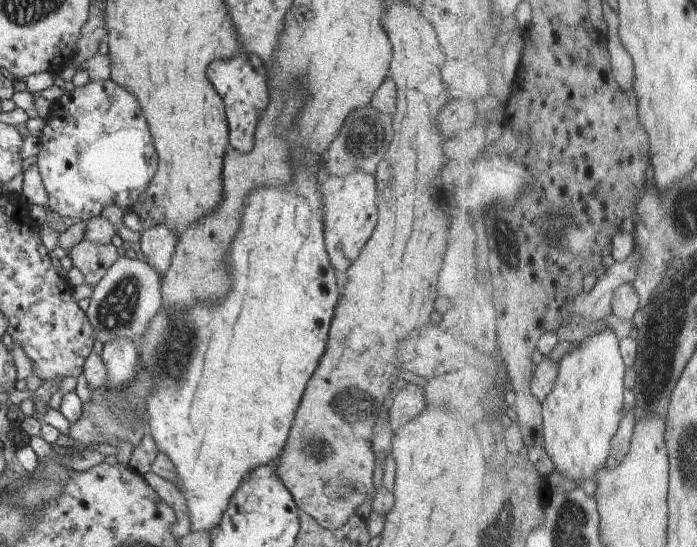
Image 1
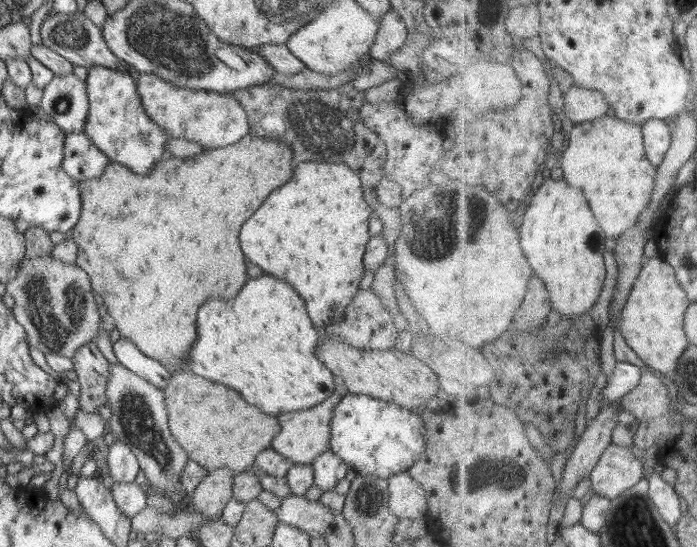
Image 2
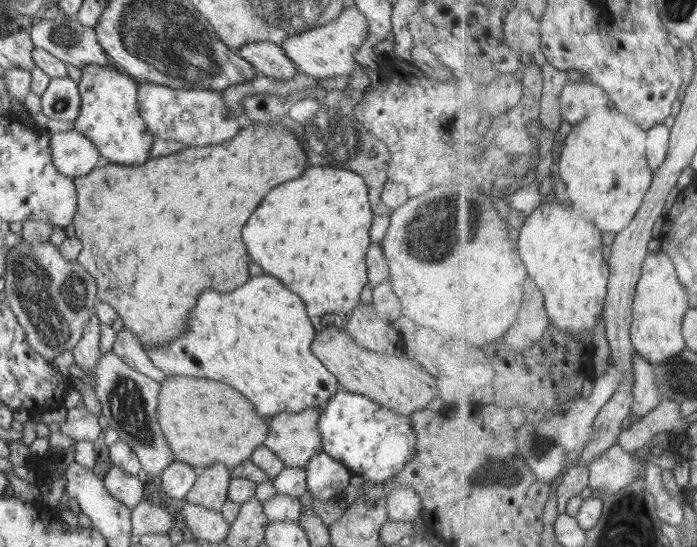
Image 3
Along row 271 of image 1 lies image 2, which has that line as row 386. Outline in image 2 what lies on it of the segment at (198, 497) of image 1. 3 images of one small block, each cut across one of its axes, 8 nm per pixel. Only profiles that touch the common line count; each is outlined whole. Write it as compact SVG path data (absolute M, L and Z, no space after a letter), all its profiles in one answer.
M260 276L246 282L236 298L228 302L208 300L198 310L198 336L188 352L187 371L238 388L248 404L258 406L263 413L278 416L312 408L335 392L335 378L332 371L316 358L316 346L318 334L306 314L304 300L284 280Z

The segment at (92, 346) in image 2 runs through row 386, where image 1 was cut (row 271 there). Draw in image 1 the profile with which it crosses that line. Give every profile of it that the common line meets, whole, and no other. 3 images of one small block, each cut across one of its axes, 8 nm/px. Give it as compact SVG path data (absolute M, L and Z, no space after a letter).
M83 239L79 244L72 246L69 257L73 266L84 276L84 284L94 288L119 255L116 246L111 243L94 244L90 240Z

